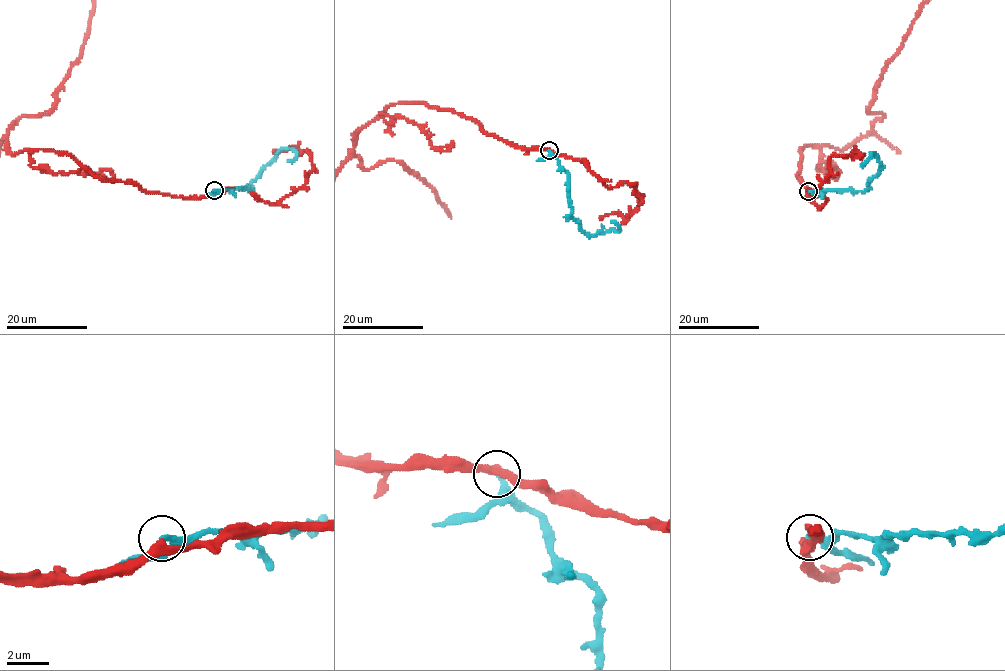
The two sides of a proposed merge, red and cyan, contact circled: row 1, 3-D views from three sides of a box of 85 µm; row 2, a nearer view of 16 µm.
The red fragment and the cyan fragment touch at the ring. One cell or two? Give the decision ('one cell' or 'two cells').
one cell

